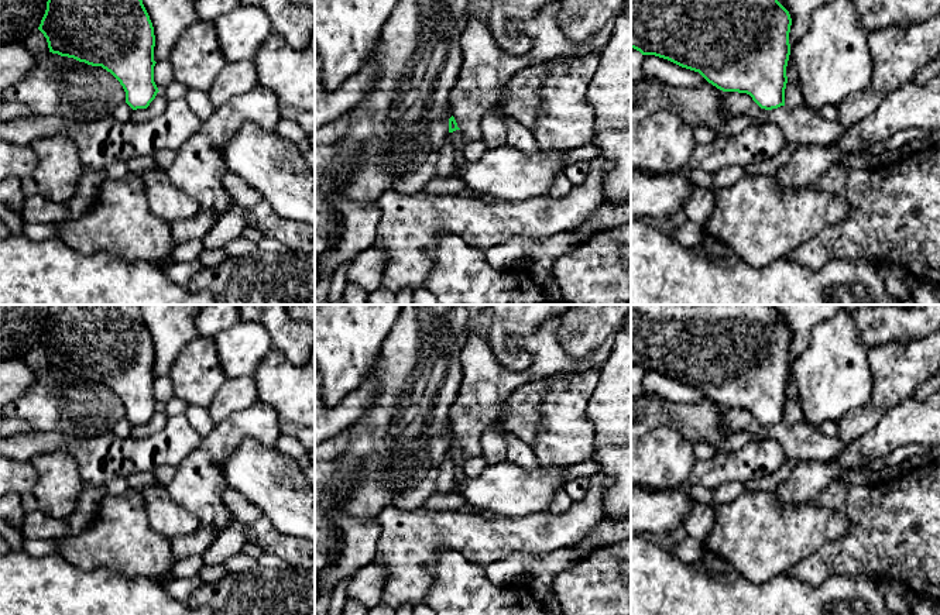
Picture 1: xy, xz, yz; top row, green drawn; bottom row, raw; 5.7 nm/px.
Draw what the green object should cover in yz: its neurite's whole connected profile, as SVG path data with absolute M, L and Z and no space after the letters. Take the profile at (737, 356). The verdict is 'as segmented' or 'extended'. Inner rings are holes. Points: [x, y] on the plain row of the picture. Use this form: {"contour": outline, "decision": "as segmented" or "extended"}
{"contour": "M631 305L631 364L699 388L723 408L747 409L765 426L785 422L790 341L773 305Z", "decision": "as segmented"}

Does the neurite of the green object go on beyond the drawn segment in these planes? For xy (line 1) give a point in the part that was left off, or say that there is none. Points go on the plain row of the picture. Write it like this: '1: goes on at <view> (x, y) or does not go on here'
1: does not go on here

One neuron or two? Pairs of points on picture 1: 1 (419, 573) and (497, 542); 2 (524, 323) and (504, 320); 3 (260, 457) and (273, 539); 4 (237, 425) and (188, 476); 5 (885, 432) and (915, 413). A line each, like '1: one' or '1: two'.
1: one
2: one
3: two
4: one
5: one

